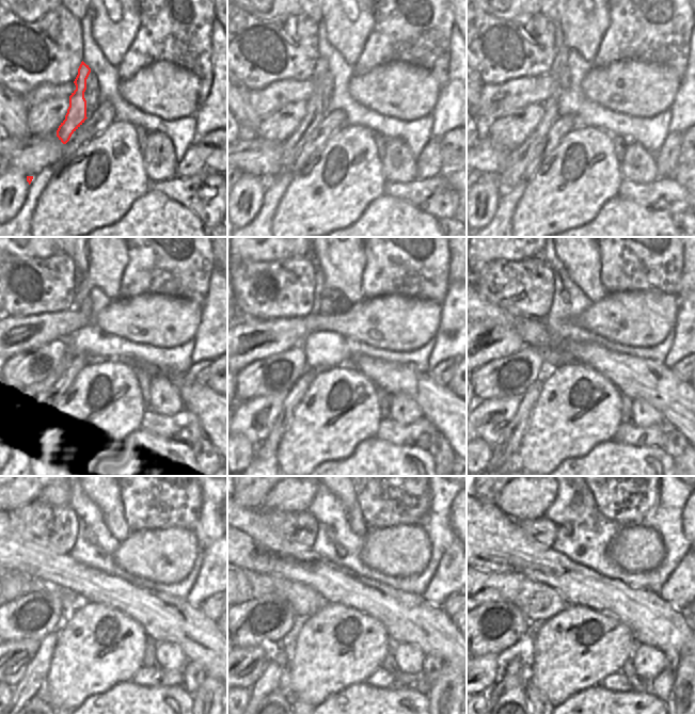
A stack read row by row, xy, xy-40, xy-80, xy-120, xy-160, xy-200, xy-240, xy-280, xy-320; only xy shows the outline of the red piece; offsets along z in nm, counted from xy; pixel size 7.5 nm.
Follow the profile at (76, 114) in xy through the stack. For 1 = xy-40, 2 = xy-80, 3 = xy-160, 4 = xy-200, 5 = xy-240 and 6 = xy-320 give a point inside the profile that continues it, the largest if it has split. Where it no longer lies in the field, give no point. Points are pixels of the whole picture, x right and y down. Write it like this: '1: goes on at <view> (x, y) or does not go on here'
1: goes on at xy-40 (316, 107)
2: goes on at xy-80 (518, 160)
3: goes on at xy-160 (254, 418)
4: goes on at xy-200 (488, 419)
5: goes on at xy-240 (10, 660)
6: goes on at xy-320 (488, 668)

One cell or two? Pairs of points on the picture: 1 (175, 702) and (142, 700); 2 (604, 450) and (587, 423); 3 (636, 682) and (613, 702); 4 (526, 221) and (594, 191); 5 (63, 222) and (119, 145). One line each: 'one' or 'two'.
1: one
2: two
3: two
4: one
5: one

